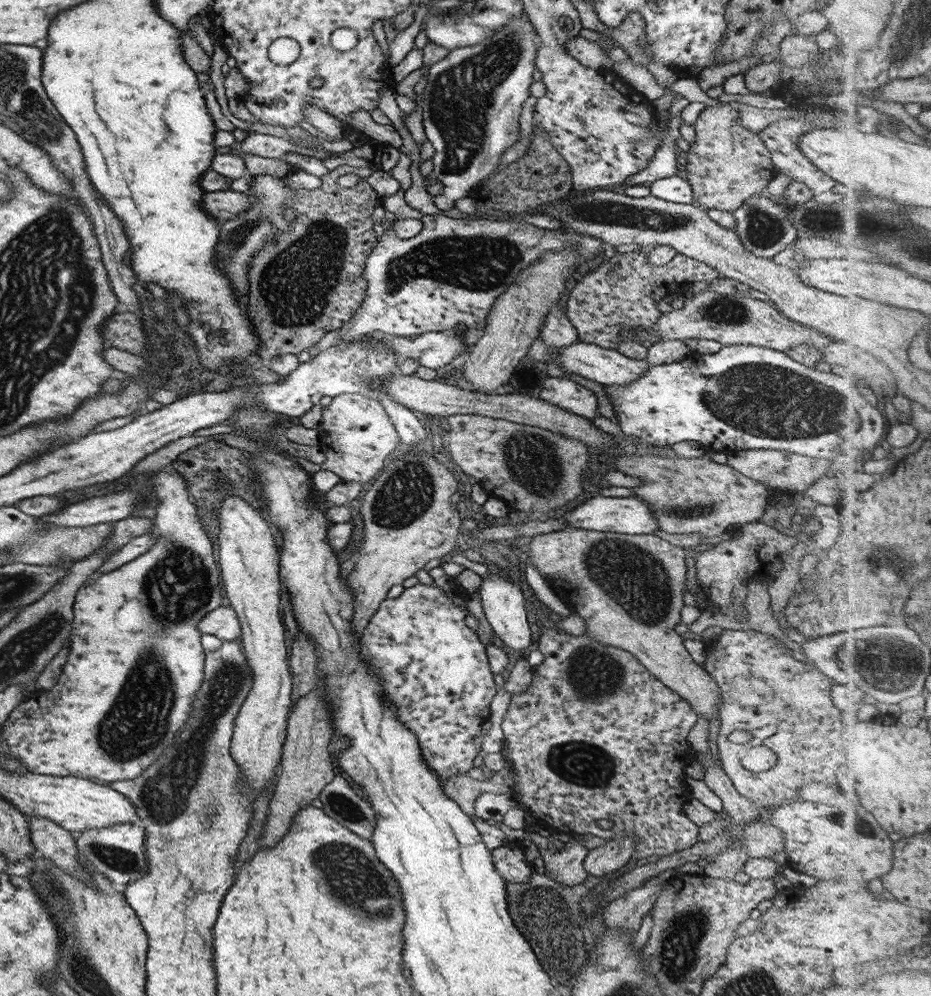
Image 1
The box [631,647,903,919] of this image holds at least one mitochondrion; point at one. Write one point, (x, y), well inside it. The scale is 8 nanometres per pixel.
(856, 821)

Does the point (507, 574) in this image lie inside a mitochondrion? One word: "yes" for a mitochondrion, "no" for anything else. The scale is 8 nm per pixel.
no

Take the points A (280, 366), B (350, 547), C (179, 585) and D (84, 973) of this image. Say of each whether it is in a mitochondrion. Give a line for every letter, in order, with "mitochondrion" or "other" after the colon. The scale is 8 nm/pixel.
A: other
B: other
C: mitochondrion
D: mitochondrion

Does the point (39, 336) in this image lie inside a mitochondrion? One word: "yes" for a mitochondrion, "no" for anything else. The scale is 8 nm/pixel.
yes

